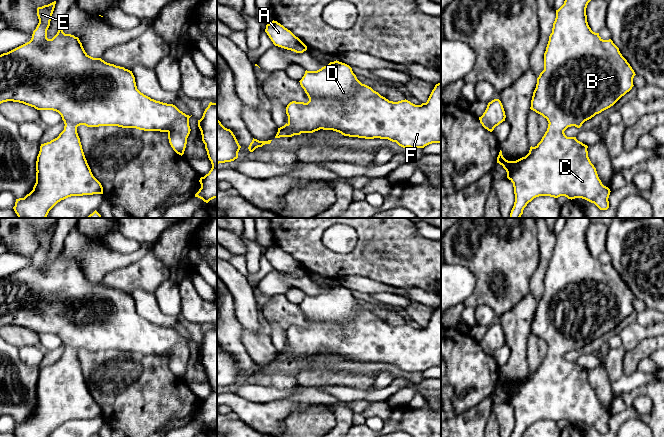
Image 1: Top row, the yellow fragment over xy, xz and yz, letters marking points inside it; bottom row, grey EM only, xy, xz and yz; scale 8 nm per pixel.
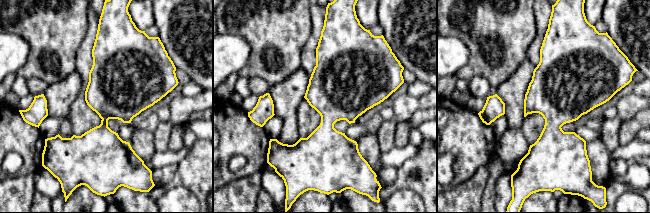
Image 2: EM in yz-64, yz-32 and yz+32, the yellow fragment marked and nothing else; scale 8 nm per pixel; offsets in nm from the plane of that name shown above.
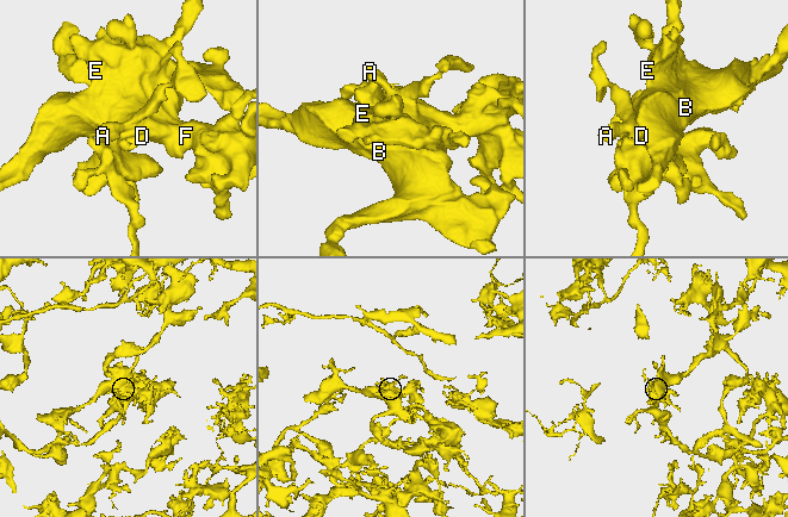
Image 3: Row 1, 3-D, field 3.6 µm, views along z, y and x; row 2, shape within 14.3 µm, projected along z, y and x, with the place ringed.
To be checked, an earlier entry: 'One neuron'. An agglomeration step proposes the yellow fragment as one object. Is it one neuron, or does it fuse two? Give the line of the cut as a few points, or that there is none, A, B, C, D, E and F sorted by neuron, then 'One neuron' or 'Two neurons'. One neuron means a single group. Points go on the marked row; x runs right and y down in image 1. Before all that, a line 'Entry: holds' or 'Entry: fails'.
Entry: holds
No split. Groups: A B C D E F. One neuron

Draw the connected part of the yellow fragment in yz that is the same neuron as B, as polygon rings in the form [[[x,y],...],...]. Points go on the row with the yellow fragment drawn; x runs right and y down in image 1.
[[[565,0],[556,10],[552,33],[544,53],[544,70],[537,78],[530,109],[542,115],[548,121],[548,128],[541,141],[530,147],[529,153],[516,161],[508,161],[500,150],[497,163],[507,172],[507,178],[513,183],[515,202],[510,218],[520,218],[524,208],[534,198],[550,196],[568,199],[582,198],[594,203],[600,210],[609,208],[610,189],[604,186],[598,177],[596,168],[588,157],[588,146],[578,141],[576,137],[567,137],[564,131],[571,126],[580,128],[582,124],[596,114],[613,106],[622,96],[629,92],[636,75],[630,64],[622,56],[619,48],[611,39],[603,40],[599,33],[591,30],[587,22],[586,8],[591,0]]]

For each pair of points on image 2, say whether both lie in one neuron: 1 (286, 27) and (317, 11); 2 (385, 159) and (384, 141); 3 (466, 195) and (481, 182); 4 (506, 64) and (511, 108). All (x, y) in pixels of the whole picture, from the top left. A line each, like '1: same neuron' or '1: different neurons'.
1: different neurons
2: different neurons
3: same neuron
4: different neurons

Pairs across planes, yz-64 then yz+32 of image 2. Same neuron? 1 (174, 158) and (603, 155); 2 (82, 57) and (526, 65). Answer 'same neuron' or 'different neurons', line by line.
1: different neurons
2: different neurons

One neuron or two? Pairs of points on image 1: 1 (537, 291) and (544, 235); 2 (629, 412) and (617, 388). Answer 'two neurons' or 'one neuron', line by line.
1: one neuron
2: two neurons

